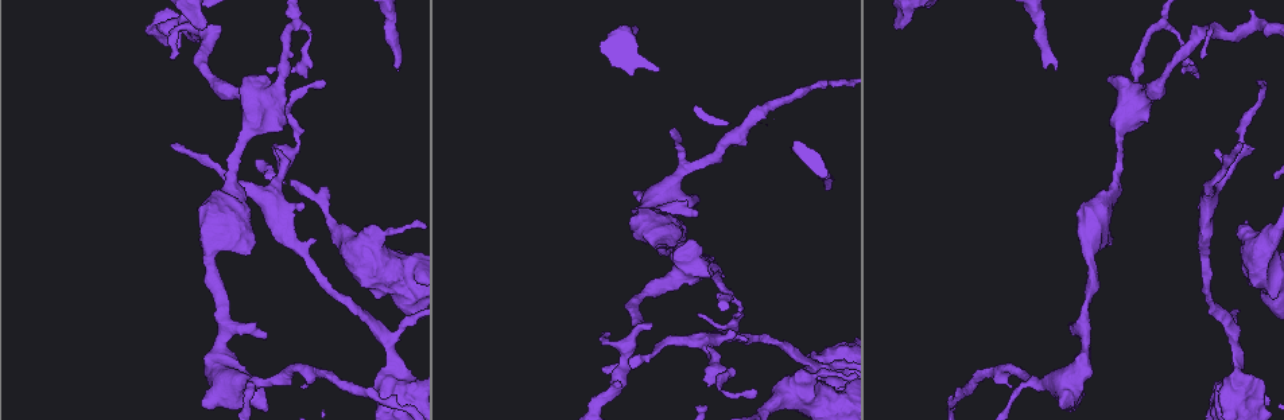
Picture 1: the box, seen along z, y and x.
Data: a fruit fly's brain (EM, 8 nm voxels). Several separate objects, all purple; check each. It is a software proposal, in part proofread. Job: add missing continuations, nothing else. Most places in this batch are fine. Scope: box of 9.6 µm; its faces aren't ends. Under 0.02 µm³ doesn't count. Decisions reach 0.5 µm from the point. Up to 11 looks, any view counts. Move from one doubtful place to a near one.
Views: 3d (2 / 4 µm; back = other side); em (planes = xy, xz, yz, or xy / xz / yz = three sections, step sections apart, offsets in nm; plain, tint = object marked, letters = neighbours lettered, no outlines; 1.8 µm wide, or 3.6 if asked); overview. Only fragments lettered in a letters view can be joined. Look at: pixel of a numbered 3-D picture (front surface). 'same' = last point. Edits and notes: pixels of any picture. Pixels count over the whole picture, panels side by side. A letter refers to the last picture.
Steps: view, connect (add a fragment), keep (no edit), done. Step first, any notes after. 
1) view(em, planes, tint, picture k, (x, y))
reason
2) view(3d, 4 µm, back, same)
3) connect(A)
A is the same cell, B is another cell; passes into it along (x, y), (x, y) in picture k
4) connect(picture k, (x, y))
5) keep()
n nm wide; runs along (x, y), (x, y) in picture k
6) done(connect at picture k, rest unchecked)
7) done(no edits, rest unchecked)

view(em, yz, step 4, tint, picture 1, (263, 336))
an open end

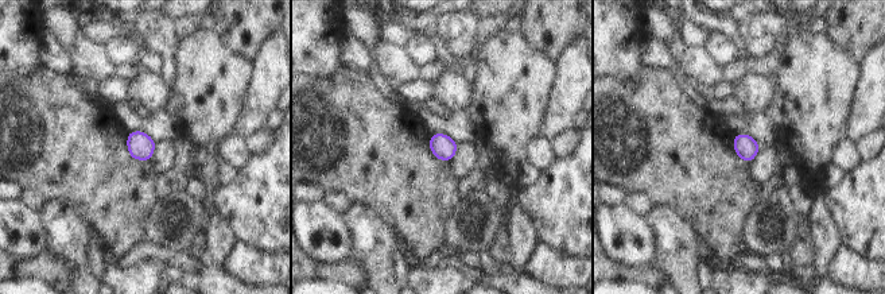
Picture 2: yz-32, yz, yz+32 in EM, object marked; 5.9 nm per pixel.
view(em, planes, letters, same)
another direction

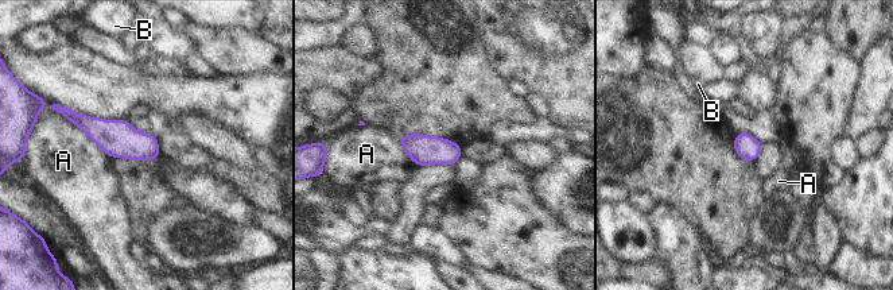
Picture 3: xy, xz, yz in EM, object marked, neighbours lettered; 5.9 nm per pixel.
keep()
160 nm wide; A and B are other cells; none of them fits

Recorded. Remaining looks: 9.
view(em, planes, letters, picture 1, (828, 185))
free end

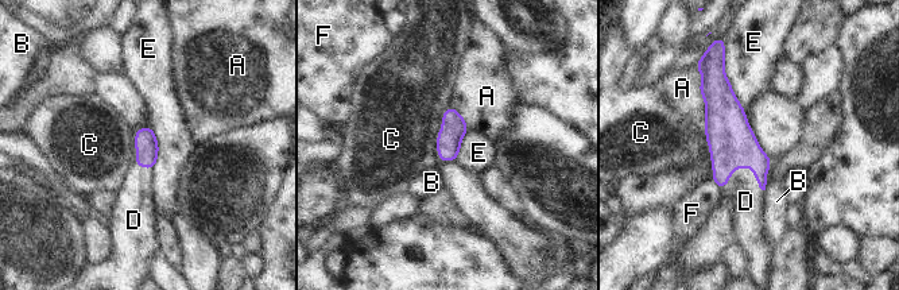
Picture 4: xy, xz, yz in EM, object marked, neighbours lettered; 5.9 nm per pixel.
connect(D)
140 nm wide; D is the same cell, A, B, C, E and F are other cells; passes into it along (732, 144), (744, 166), (746, 201) in picture 4; the cell continues

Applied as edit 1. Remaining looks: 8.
view(overview)

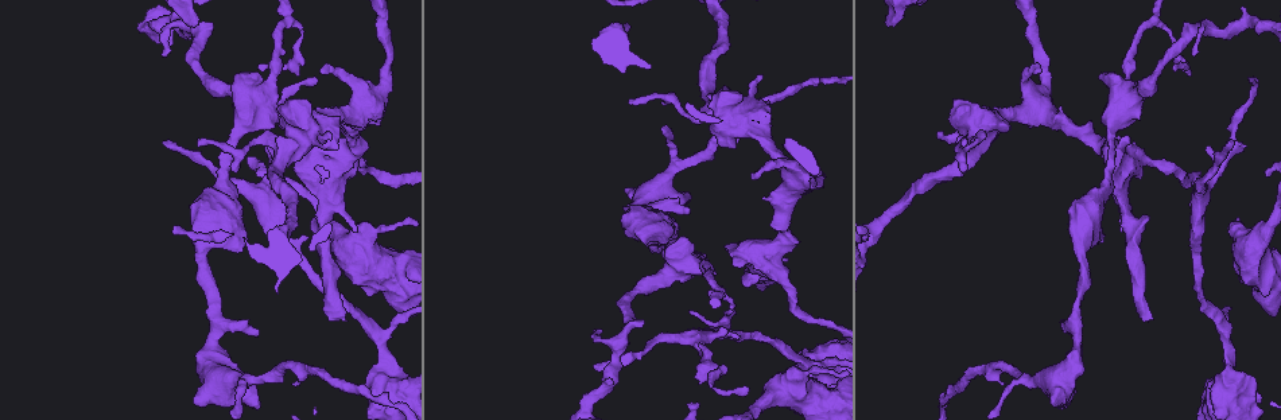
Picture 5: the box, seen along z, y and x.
view(3d, 4 µm, picture 5, (688, 311))
branch stops here

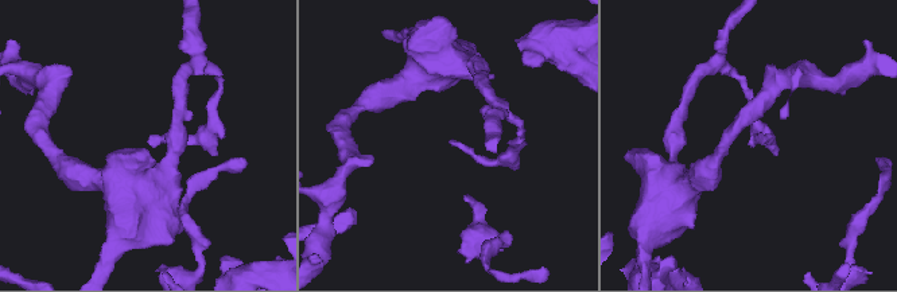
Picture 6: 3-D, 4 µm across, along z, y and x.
view(em, xz, step 4, tint, picture 6, (148, 137))

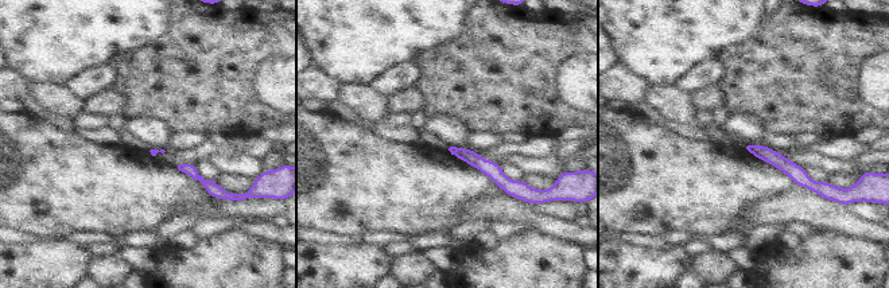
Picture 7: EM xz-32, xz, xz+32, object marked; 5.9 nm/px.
view(em, planes, letters, same)

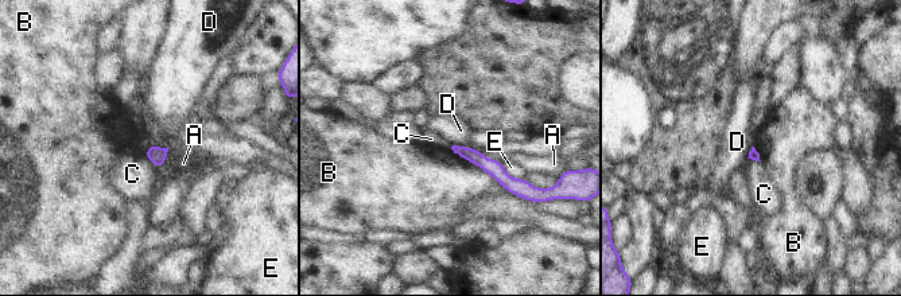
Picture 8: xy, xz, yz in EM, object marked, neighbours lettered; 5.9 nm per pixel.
keep()
B touches over 440 nm; A, B, C, D and E are other cells; runs along (457, 150), (519, 187) in picture 8; no lettered fragment goes on from it

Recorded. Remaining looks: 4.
view(em, 3.6 µm, planes, letters, picture 5, (598, 367))
an open end

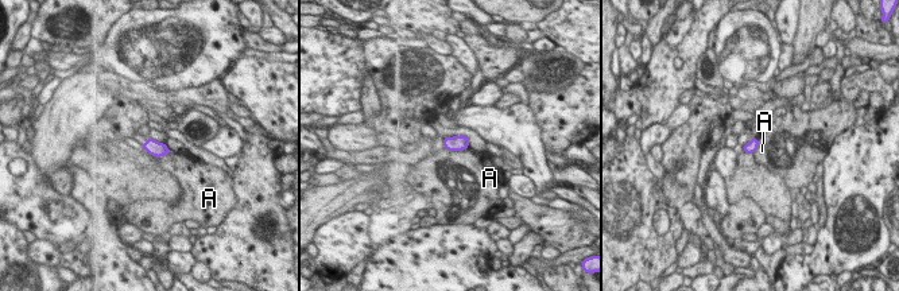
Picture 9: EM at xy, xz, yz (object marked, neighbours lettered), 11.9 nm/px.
keep()
A is another cell; no lettered fragment goes on from it

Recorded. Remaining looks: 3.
done(connect at picture 4, rest unchecked)

